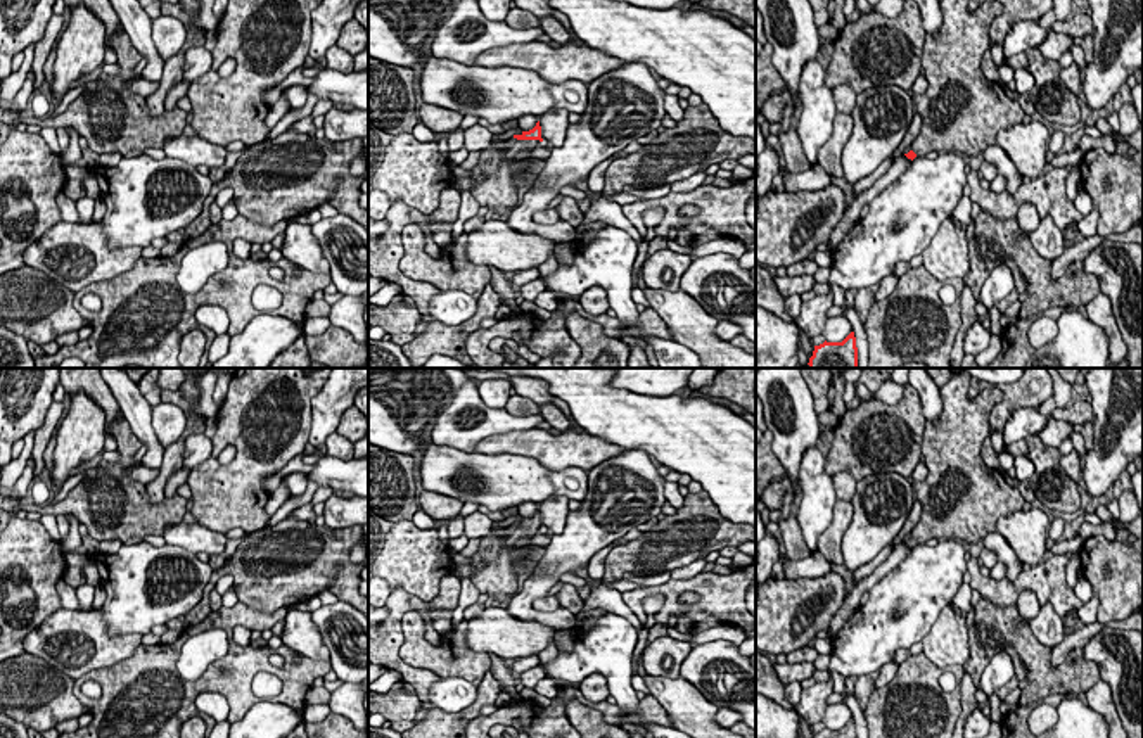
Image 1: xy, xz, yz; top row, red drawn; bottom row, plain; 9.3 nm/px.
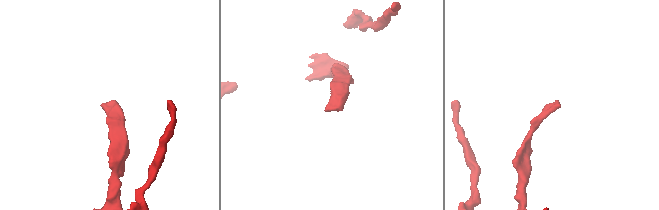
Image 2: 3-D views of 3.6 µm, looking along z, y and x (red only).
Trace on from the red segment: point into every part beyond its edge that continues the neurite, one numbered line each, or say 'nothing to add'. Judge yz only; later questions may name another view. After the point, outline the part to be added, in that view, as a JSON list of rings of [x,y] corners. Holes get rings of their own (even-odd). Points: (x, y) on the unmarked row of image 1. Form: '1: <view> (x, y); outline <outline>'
1: yz (962, 498); outline [[[961,372],[941,389],[942,413],[939,423],[927,422],[922,441],[922,455],[929,475],[913,480],[913,499],[922,503],[922,517],[911,531],[916,543],[929,539],[960,539],[972,543],[996,532],[996,522],[1022,510],[1024,496],[1012,487],[998,468],[991,468],[980,456],[982,442],[991,436],[989,413],[1003,399],[998,385],[989,385],[979,396],[970,398],[970,375]]]

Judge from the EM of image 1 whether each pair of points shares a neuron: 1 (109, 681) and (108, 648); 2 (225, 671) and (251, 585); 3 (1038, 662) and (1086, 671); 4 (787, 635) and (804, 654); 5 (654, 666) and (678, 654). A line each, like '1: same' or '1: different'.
1: different
2: different
3: same
4: different
5: same

